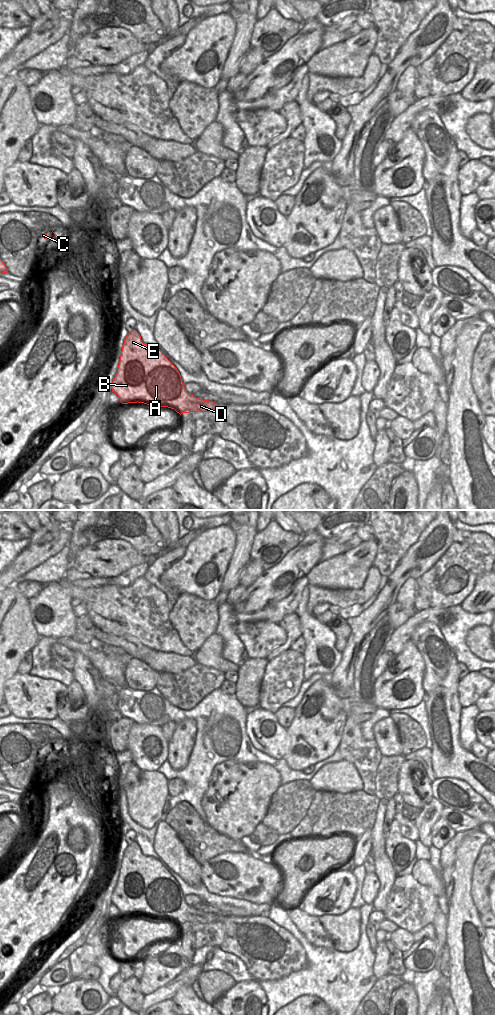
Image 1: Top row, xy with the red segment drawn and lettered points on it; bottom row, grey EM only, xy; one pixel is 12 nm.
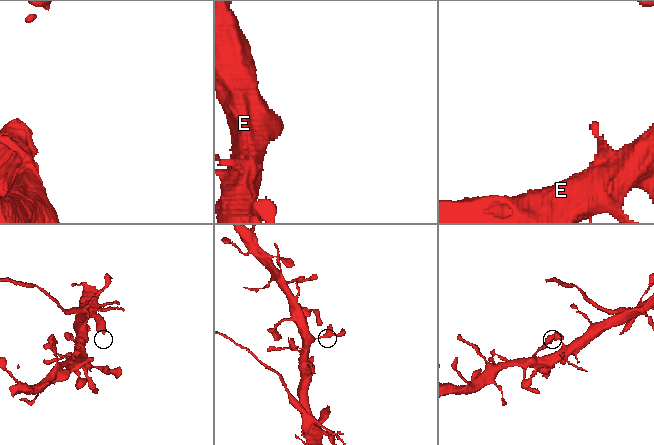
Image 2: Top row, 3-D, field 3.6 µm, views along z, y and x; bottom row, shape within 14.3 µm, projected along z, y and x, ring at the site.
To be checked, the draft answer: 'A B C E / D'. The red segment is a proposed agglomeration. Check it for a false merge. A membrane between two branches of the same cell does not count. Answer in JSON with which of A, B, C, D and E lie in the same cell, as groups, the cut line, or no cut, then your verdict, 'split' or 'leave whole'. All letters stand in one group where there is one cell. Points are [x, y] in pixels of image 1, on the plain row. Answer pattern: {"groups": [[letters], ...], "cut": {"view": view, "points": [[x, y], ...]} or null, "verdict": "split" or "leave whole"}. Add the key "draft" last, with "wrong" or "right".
{"groups": [["A", "B", "C", "E"], ["D"]], "cut": {"view": "xy", "points": [[198, 910], [188, 917], [189, 923]]}, "verdict": "split", "draft": "right"}

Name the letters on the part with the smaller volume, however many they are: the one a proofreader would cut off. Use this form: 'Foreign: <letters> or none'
Foreign: D

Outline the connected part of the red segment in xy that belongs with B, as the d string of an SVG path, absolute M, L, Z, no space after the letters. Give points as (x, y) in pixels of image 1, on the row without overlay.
M135 841L127 846L122 858L117 885L111 896L112 904L118 908L122 916L138 914L155 919L168 919L180 927L190 925L188 917L198 910L188 905L184 897L177 880L157 859L144 856Z

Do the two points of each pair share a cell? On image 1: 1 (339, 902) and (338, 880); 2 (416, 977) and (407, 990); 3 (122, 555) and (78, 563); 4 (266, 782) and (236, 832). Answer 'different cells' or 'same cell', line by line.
1: same cell
2: different cells
3: same cell
4: same cell

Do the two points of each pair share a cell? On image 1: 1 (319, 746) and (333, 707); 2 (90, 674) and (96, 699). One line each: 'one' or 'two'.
1: one
2: one

